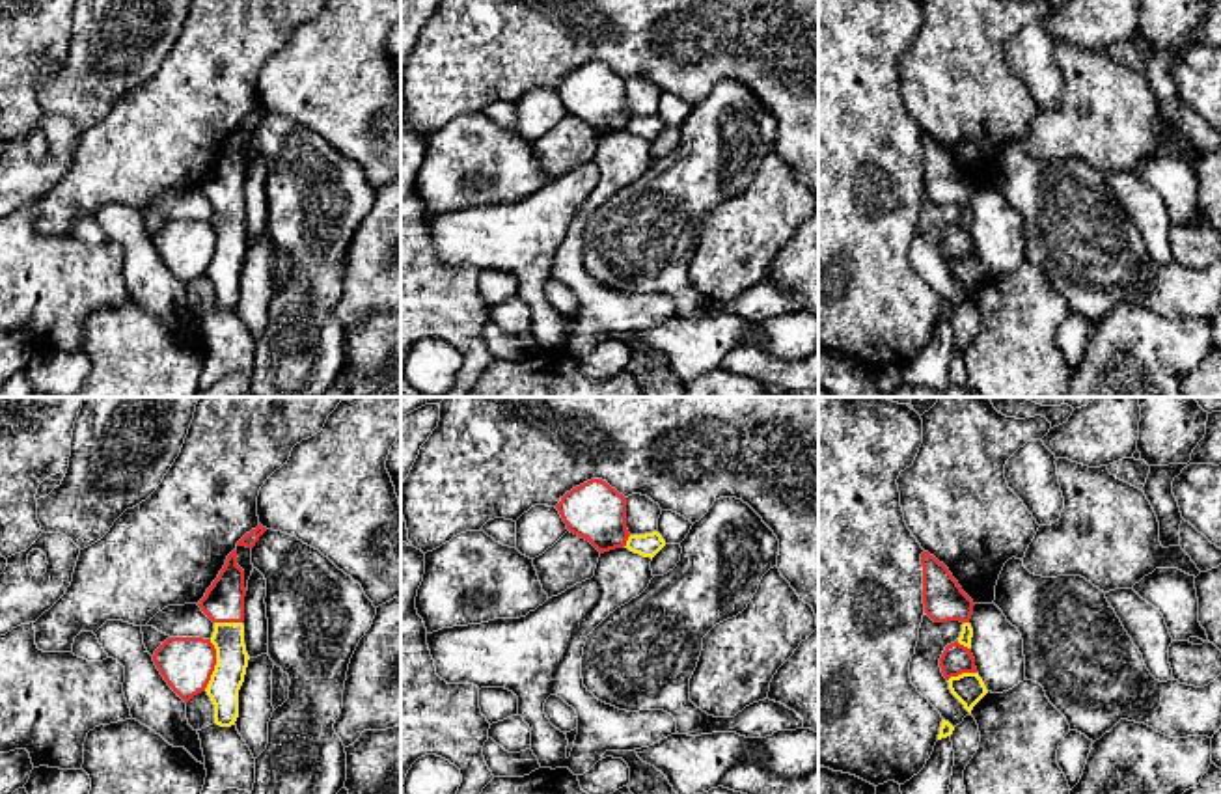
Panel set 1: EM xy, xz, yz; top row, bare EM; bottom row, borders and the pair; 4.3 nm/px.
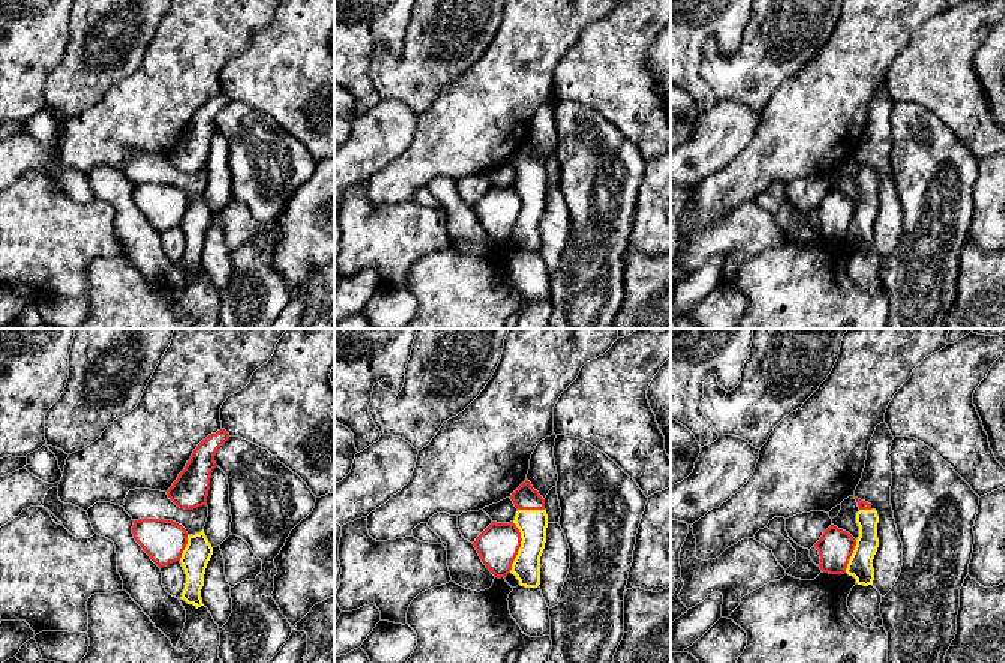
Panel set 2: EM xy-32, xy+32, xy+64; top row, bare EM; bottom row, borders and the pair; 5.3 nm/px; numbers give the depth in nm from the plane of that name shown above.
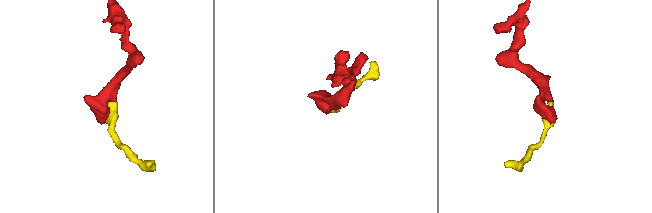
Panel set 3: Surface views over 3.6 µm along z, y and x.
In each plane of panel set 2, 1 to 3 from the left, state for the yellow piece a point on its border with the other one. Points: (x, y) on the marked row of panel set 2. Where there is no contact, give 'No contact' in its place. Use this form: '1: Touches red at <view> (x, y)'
1: Touches red at xy-32 (185, 546)
2: Touches red at xy+32 (519, 546)
3: Touches red at xy+64 (851, 555)

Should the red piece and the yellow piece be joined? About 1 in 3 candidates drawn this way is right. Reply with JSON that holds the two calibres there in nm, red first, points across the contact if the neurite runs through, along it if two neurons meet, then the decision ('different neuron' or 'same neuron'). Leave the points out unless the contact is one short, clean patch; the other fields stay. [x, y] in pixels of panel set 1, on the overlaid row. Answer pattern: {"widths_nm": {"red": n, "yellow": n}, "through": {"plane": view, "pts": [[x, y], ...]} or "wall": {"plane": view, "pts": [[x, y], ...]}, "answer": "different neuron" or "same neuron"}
{"widths_nm": {"red": 220, "yellow": 140}, "through": {"plane": "xy", "pts": [[187, 664], [215, 664], [224, 655], [228, 638]]}, "answer": "same neuron"}

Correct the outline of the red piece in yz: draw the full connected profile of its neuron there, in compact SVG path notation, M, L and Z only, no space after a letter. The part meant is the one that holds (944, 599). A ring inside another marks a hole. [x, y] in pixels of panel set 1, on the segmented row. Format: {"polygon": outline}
{"polygon": "M928 552L921 554L923 565L923 604L934 623L960 621L960 637L947 645L940 667L949 682L951 693L971 714L973 706L988 693L977 673L971 654L973 628L969 624L973 600L962 591L949 568Z"}

